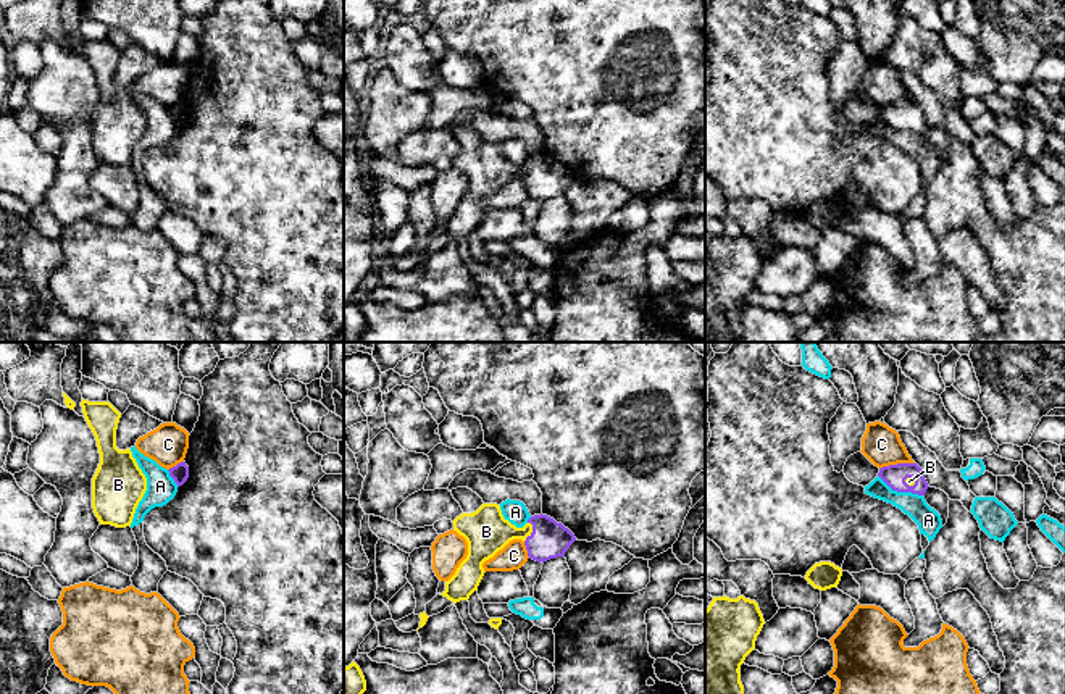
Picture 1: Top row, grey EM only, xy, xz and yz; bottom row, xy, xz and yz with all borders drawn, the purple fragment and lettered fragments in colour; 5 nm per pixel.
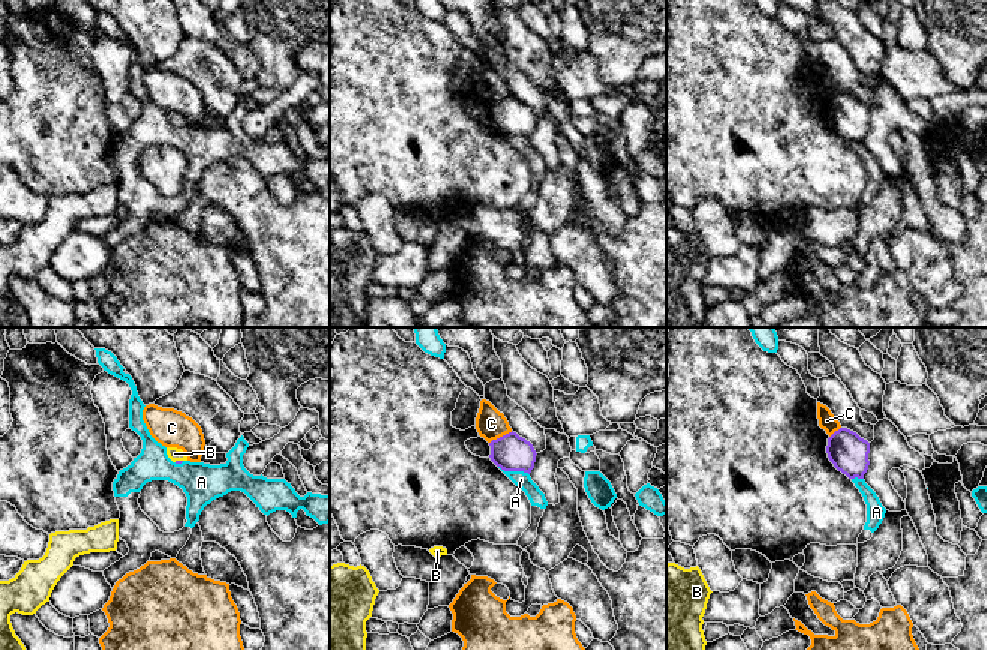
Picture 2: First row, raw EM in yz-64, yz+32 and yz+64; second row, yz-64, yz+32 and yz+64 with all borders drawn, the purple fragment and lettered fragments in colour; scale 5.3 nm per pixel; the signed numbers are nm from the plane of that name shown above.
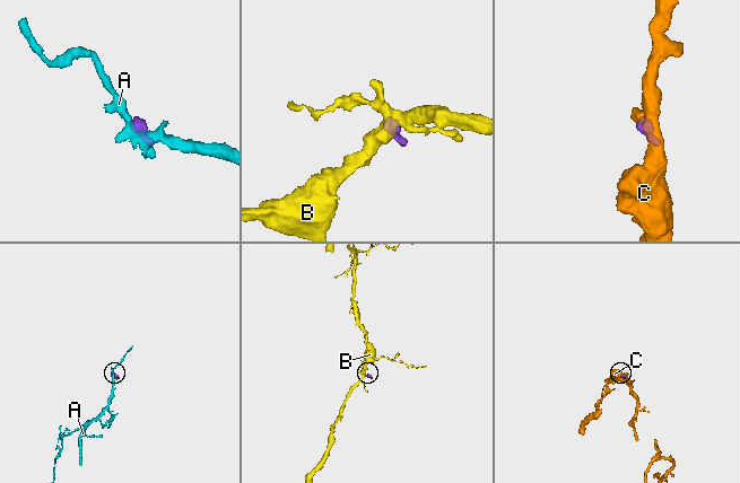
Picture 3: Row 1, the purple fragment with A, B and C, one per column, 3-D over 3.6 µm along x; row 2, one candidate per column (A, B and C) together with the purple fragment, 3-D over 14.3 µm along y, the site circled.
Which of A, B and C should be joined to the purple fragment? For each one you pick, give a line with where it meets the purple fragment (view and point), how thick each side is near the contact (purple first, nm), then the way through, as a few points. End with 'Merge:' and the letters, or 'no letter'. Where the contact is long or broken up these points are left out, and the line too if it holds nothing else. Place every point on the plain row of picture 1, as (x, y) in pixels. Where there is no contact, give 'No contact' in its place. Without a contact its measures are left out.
B: Touches purple at xz (533, 170). Thickness 190 nm (purple) against 220 nm. Path across: xz (549, 178), (533, 170), (486, 170)
Merge: B

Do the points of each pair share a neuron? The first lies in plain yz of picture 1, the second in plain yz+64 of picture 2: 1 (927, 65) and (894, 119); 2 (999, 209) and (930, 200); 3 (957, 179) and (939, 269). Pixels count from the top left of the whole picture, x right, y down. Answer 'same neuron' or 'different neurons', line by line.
1: different neurons
2: same neuron
3: different neurons

